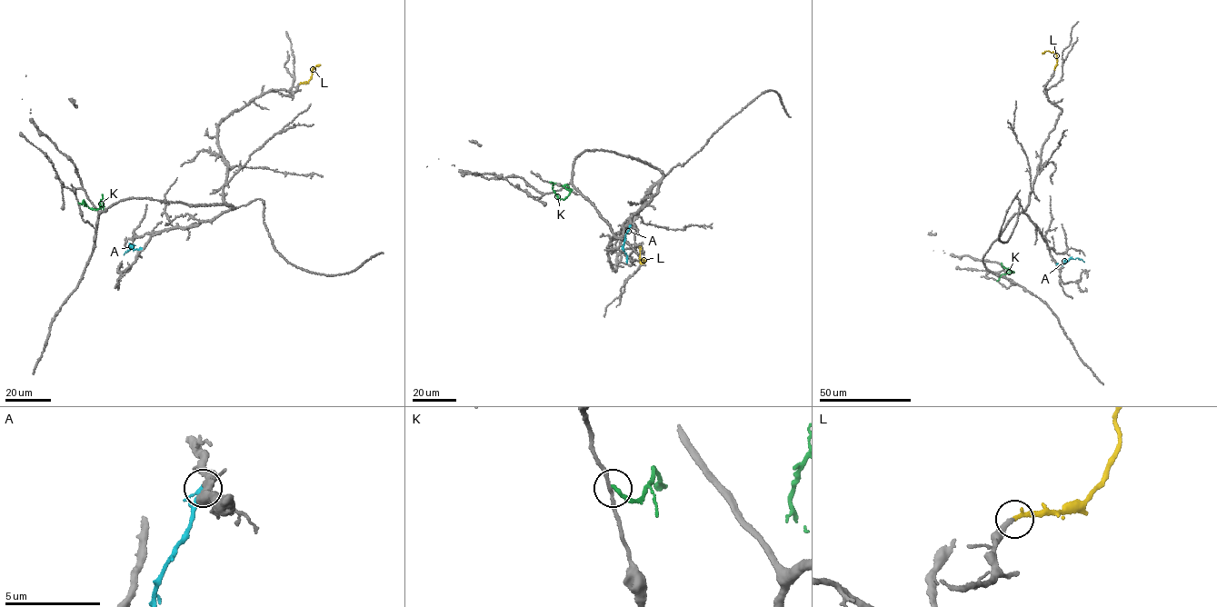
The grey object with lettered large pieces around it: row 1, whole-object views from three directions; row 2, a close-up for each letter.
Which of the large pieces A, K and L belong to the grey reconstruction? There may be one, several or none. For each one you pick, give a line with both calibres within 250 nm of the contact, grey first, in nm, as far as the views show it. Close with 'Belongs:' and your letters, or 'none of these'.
L: 220 nm thick on the grey side, 240 nm on the other
Belongs: L

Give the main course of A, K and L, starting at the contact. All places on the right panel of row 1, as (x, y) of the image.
A: (1056, 263), (1062, 264), (1072, 258), (1084, 262)
K: (996, 281), (1002, 273), (1013, 272), (1002, 265), (1009, 270)
L: (1054, 70), (1056, 54), (1046, 51), (1042, 54)

